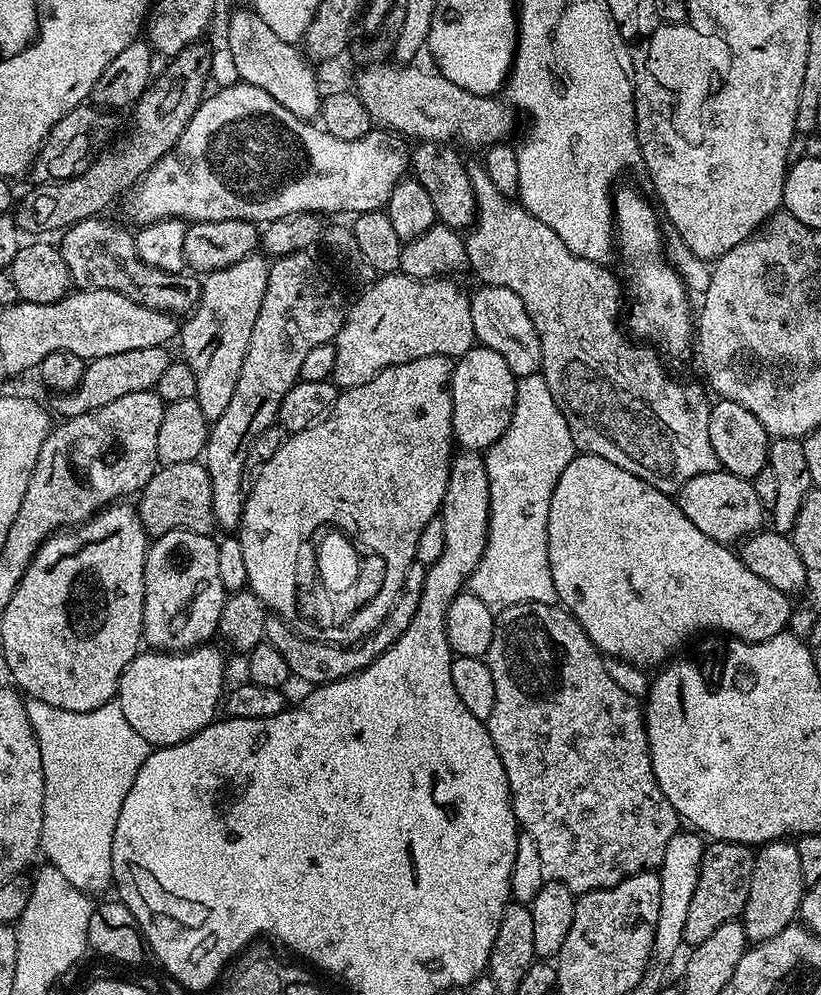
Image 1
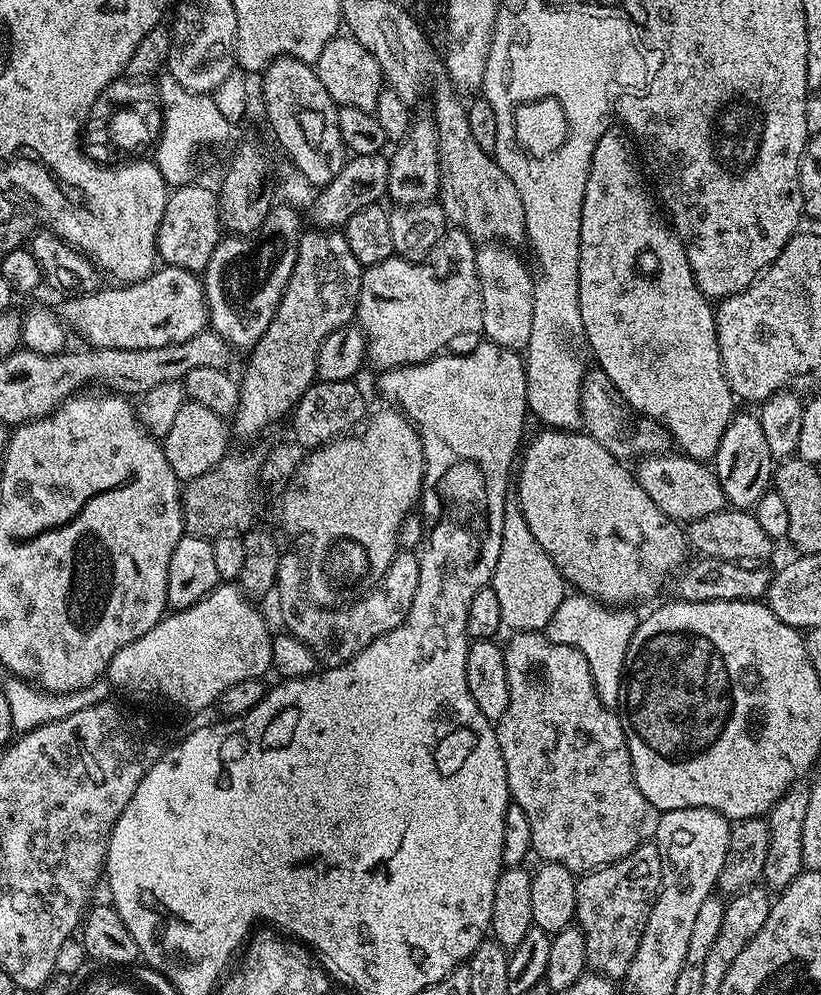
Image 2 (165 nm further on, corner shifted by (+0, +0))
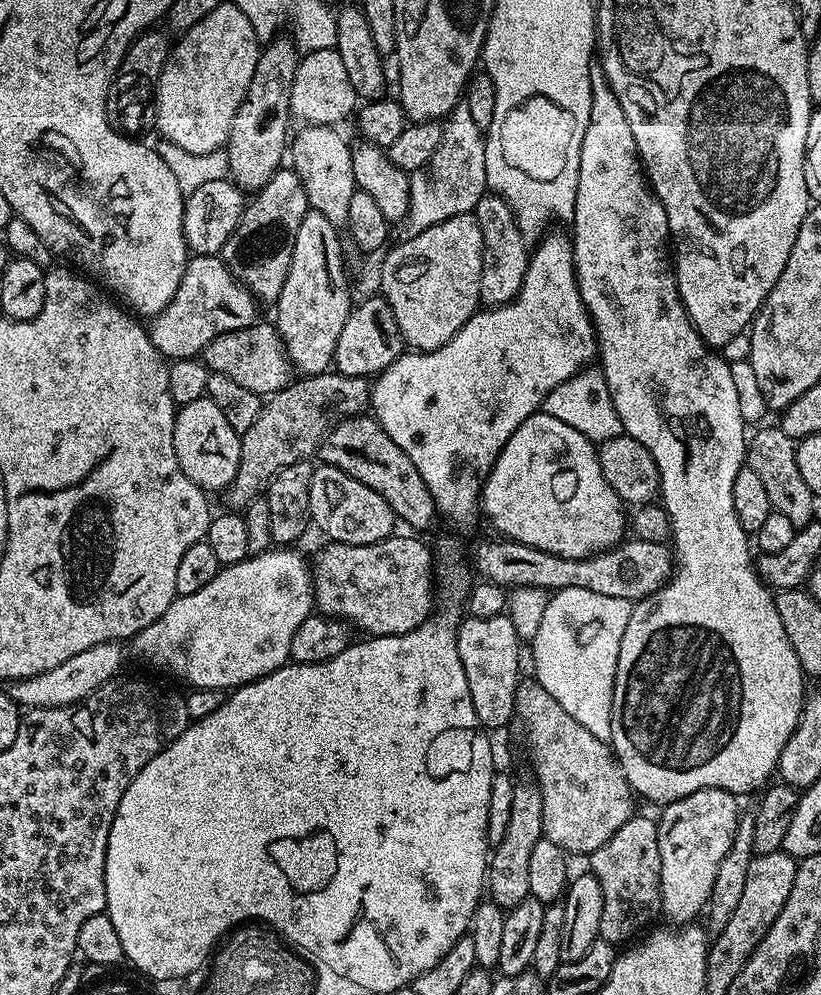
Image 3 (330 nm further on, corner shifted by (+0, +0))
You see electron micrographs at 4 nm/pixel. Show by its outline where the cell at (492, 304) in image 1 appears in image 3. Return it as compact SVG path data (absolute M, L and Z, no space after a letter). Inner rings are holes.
M484 195L478 202L474 214L478 218L478 226L482 230L482 242L484 243L480 299L488 306L508 304L519 294L522 282L528 273L529 241L525 240L524 235L518 230L518 222L510 206L501 196Z

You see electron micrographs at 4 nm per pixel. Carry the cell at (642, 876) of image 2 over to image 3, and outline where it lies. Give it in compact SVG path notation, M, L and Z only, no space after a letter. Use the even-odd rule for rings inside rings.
M633 814L626 822L626 826L622 826L618 830L618 834L614 834L614 838L610 838L610 842L598 846L598 850L590 853L591 875L596 876L598 886L602 886L600 939L606 942L617 946L627 945L629 942L635 941L649 927L647 924L655 916L661 915L662 854L658 854L656 826L657 821L653 817L651 820L648 816Z

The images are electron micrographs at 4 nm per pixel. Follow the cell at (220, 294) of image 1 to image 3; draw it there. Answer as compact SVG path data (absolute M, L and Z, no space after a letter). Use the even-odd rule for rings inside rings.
M291 166L279 168L270 178L270 182L266 182L266 186L259 188L245 203L244 216L230 234L222 259L232 277L243 284L257 301L264 303L265 300L268 306L272 306L282 294L282 286L286 286L286 278L290 270L290 258L294 258L294 238L298 238L298 226L302 226L302 218L306 218L309 211L306 186L302 186L302 178Z

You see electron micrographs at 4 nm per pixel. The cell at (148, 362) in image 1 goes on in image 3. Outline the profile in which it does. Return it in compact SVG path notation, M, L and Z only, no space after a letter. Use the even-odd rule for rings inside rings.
M257 322L242 330L218 334L218 338L214 338L204 347L202 359L209 373L226 374L226 378L234 378L238 386L243 386L245 390L254 390L254 394L262 398L272 396L294 379L292 363L288 361L284 343L272 322Z

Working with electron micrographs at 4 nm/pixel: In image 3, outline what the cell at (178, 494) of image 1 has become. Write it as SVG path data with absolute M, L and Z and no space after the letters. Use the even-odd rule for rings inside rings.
M335 370L320 372L317 376L301 375L282 390L267 397L260 405L260 413L254 426L250 426L250 430L243 432L240 437L240 465L234 482L230 482L230 486L226 489L227 507L232 510L247 508L248 503L257 499L267 489L274 474L278 474L282 466L294 466L294 462L315 457L320 451L320 443L328 435L328 429L334 420L332 415L335 412L340 412L344 408L347 417L355 416L363 413L369 404L369 381L362 376L343 376L341 372Z

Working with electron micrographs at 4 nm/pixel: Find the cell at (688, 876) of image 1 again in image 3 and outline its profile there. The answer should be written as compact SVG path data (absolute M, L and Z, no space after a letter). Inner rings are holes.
M707 788L706 790L698 790L694 794L690 794L686 798L678 798L673 804L663 805L661 816L658 816L656 829L658 830L658 854L662 854L662 874L660 875L660 910L666 917L669 916L671 923L676 926L684 926L689 922L697 919L696 915L703 913L708 907L708 899L710 898L710 890L714 890L714 877L718 874L718 866L722 863L722 858L726 858L726 850L730 850L730 842L734 842L734 830L738 819L738 811L736 812L737 797L731 792L722 790L721 788Z

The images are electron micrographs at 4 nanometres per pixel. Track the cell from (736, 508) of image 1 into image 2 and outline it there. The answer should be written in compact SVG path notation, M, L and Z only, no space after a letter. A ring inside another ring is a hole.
M661 454L646 456L634 468L636 481L650 494L650 499L664 516L677 522L691 522L706 518L715 512L722 512L726 507L724 491L718 482L715 471L707 463L691 460L683 454Z

